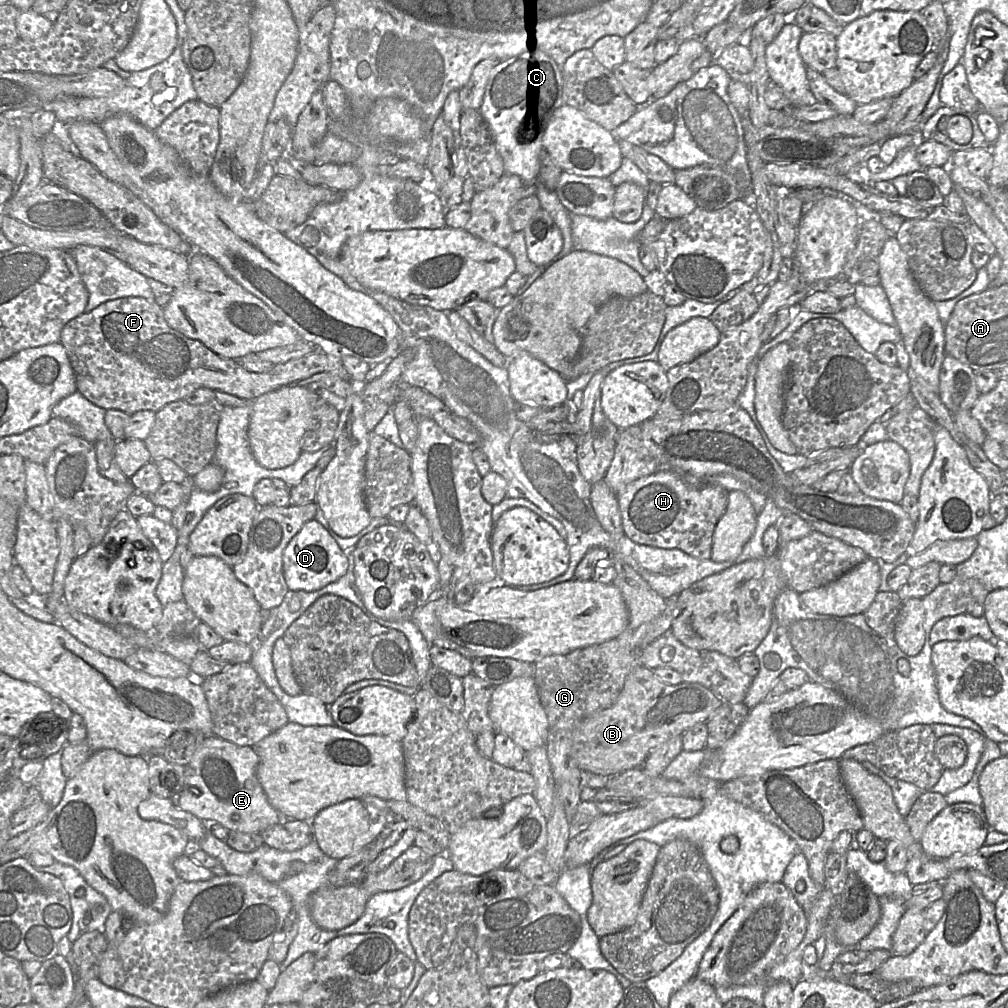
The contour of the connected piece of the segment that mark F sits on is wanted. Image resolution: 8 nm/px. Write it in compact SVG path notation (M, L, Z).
M142 297L110 300L77 316L64 326L60 343L65 348L75 373L77 391L104 410L116 409L128 415L142 410L157 412L171 402L184 400L198 388L218 390L245 400L254 400L281 387L309 385L309 379L318 374L332 374L351 381L341 359L323 352L275 364L268 372L250 372L237 360L223 358L200 341L172 329L164 318L162 307Z

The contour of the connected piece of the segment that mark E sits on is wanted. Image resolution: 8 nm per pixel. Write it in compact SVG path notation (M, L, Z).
M210 735L203 739L203 741L199 744L199 746L196 748L190 762L187 765L177 765L177 764L171 764L167 762L169 765L172 766L172 772L173 774L170 774L171 777L175 774L175 783L173 783L173 789L172 789L172 796L171 801L173 804L180 808L183 811L189 812L202 821L216 821L225 828L227 828L229 831L240 831L244 833L258 833L260 834L268 827L278 824L285 820L285 818L276 810L274 809L270 803L268 802L267 796L261 786L261 784L258 781L257 778L257 768L259 764L259 757L254 751L254 749L250 746L239 746L237 744L234 744L232 742L229 742L225 739L222 739L220 737Z

